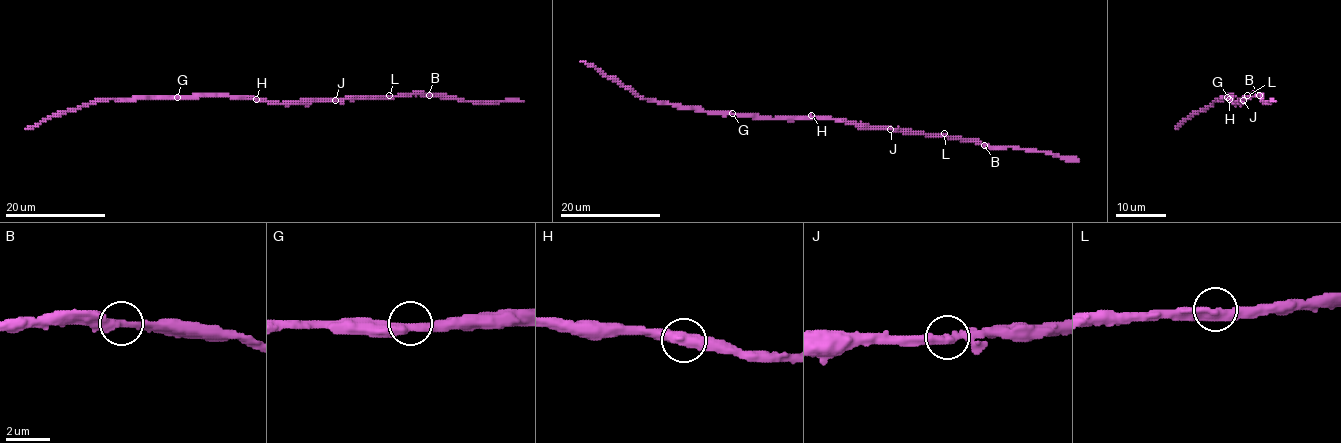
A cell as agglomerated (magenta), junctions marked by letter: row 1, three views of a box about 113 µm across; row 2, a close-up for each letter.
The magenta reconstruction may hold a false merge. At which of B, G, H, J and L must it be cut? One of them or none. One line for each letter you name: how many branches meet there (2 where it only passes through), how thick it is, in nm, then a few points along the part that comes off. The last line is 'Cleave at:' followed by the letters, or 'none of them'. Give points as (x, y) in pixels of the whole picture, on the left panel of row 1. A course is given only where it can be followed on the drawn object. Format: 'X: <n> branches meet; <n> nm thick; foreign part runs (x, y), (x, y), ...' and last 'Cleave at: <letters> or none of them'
Cleave at: none of them

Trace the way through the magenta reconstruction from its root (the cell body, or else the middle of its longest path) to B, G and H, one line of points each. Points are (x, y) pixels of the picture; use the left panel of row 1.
B: (269, 102), (298, 103), (429, 94)
G: (269, 102), (225, 95), (177, 97)
H: (269, 102), (256, 99)

